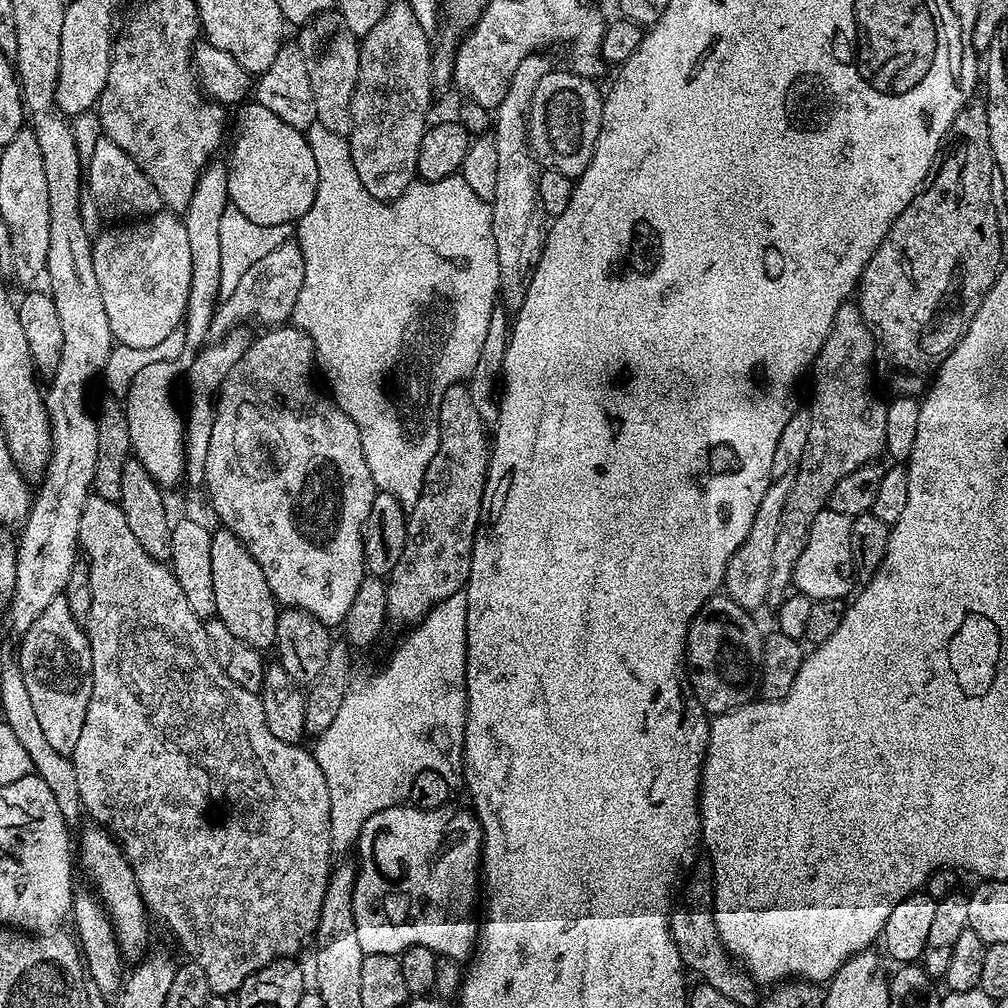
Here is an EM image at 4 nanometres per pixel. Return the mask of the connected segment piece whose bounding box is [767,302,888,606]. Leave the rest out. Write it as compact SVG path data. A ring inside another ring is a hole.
M852 302L841 304L834 314L830 334L810 369L810 435L792 477L792 489L786 498L786 506L782 506L782 522L774 538L767 598L769 605L781 604L793 587L794 566L802 550L806 550L806 538L810 538L812 520L824 511L831 491L842 478L846 478L846 474L879 461L879 456L885 455L888 404L876 397L872 389L872 372L868 369L868 363L875 361L877 356L876 337L862 318L859 307Z

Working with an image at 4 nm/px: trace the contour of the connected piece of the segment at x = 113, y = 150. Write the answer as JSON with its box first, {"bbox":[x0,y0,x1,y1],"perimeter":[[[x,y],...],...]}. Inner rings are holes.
{"bbox":[86,138,163,220],"perimeter":[[[106,138],[97,140],[94,154],[86,162],[86,186],[97,209],[105,216],[117,220],[147,218],[163,209],[161,195],[154,184],[145,176],[132,156]]]}

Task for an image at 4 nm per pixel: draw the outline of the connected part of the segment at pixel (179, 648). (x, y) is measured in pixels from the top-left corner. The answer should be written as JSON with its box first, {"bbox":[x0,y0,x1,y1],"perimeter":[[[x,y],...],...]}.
{"bbox":[71,495,334,994],"perimeter":[[[98,495],[89,498],[82,510],[79,547],[83,555],[84,552],[88,555],[86,563],[90,570],[92,601],[86,631],[89,648],[93,652],[93,693],[90,694],[82,734],[71,754],[74,774],[78,774],[78,794],[87,815],[92,815],[96,819],[93,821],[120,845],[151,915],[164,920],[165,926],[184,947],[188,955],[185,957],[191,963],[202,966],[202,974],[206,974],[206,983],[213,993],[235,994],[250,974],[275,960],[295,957],[295,952],[307,940],[309,943],[313,939],[322,910],[322,898],[326,898],[328,874],[334,867],[330,842],[330,790],[326,786],[326,778],[309,749],[307,752],[300,744],[287,744],[270,734],[260,696],[250,690],[242,690],[238,682],[230,682],[230,678],[226,678],[212,653],[210,638],[204,629],[205,621],[190,610],[186,594],[182,594],[182,586],[178,586],[178,578],[171,567],[142,550],[119,503],[104,500]]]}

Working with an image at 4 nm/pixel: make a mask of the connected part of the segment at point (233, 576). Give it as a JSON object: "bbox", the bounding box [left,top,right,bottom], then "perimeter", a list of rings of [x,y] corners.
{"bbox":[210,527,281,650],"perimeter":[[[221,527],[212,532],[210,562],[214,577],[215,619],[220,620],[234,634],[234,638],[242,638],[248,648],[257,650],[271,649],[278,634],[278,618],[281,609],[278,607],[276,595],[266,586],[266,578],[258,562],[246,550],[243,544],[229,528]]]}

